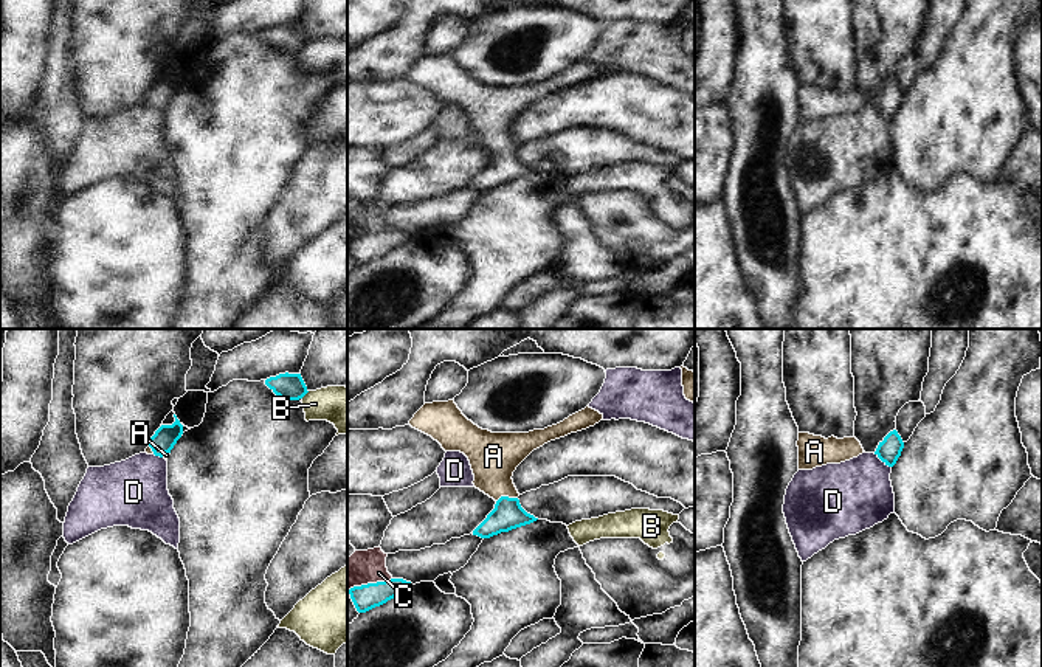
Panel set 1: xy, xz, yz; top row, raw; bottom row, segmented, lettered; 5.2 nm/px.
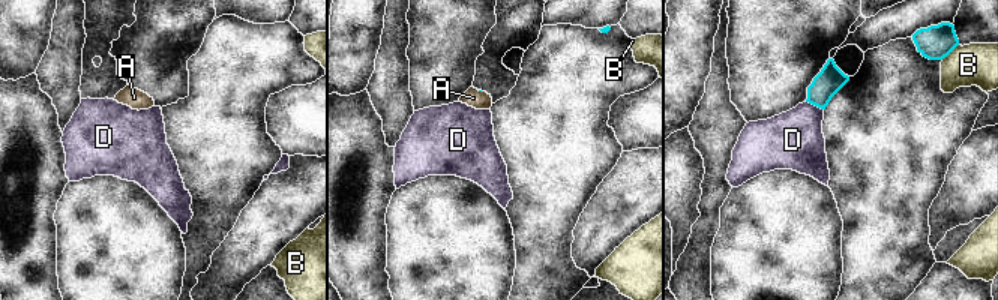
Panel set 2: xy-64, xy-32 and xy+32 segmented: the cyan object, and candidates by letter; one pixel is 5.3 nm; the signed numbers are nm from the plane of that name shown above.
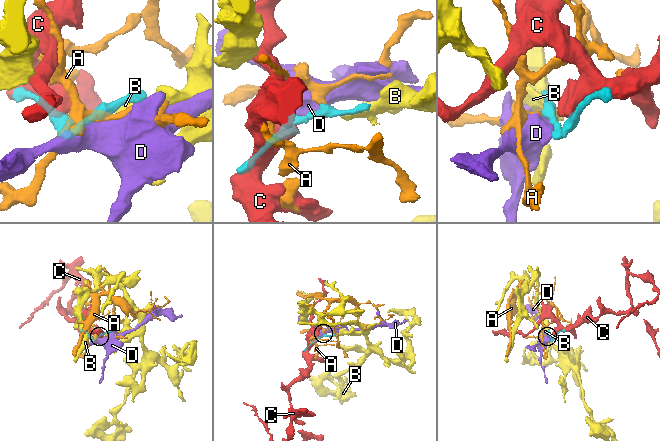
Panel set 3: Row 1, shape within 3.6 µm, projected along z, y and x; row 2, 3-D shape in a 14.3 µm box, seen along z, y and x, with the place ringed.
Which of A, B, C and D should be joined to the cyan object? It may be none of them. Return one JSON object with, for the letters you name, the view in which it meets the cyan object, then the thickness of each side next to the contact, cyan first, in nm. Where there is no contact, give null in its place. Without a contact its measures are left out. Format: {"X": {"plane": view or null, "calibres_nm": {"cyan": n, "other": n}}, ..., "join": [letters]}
{"A": {"plane": "xz", "calibres_nm": {"cyan": 160, "other": 260}}, "join": ["A"]}

